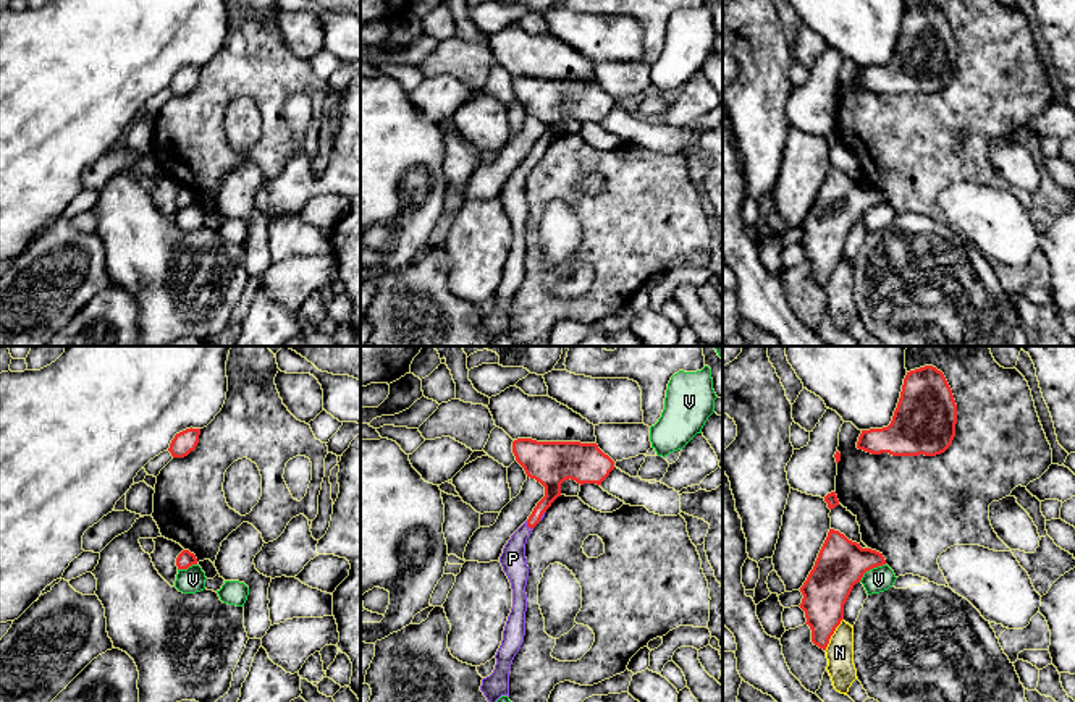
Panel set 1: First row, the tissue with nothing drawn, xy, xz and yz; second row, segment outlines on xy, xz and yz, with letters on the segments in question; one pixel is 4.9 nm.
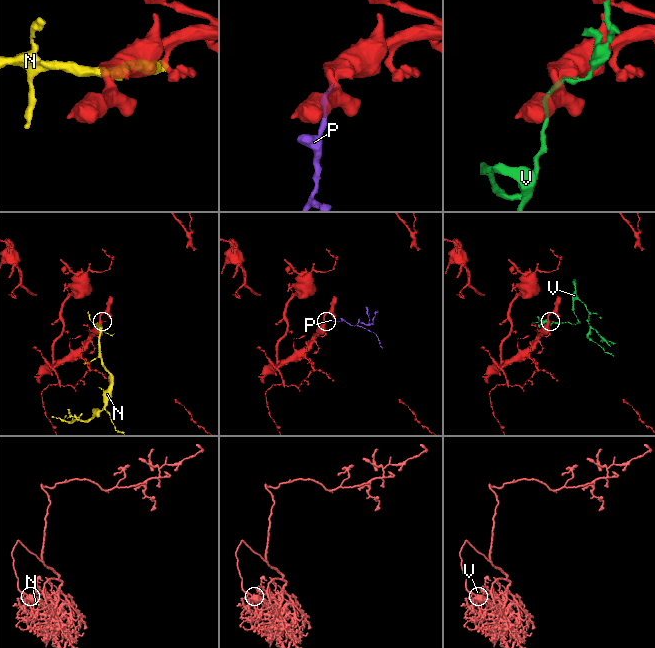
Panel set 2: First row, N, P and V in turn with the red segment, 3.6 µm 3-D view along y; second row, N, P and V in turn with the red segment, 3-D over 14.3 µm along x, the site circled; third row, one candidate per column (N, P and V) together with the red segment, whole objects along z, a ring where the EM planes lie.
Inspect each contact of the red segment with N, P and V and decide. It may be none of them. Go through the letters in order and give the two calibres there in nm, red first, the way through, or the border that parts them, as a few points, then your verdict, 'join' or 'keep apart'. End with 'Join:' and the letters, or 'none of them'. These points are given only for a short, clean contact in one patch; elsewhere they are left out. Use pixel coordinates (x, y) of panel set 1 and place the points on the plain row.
N: 220/140 nm | keep apart
P: 90/130 nm | across xz (552, 120), (550, 135), (529, 164), (521, 172), (513, 196) | join
V: 240/130 nm | along yz (885, 201), (870, 206), (859, 219) | keep apart
Join: P

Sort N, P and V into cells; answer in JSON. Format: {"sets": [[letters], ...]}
{"sets": [["N"], ["P"], ["V"]]}

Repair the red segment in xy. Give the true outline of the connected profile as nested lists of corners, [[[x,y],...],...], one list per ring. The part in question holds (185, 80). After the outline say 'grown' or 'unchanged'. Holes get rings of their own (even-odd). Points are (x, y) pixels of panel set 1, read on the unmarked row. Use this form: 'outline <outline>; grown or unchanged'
outline [[[186,66],[175,73],[175,76],[170,81],[168,89],[173,95],[184,95],[191,89],[196,87],[199,81],[200,66]]]; unchanged

